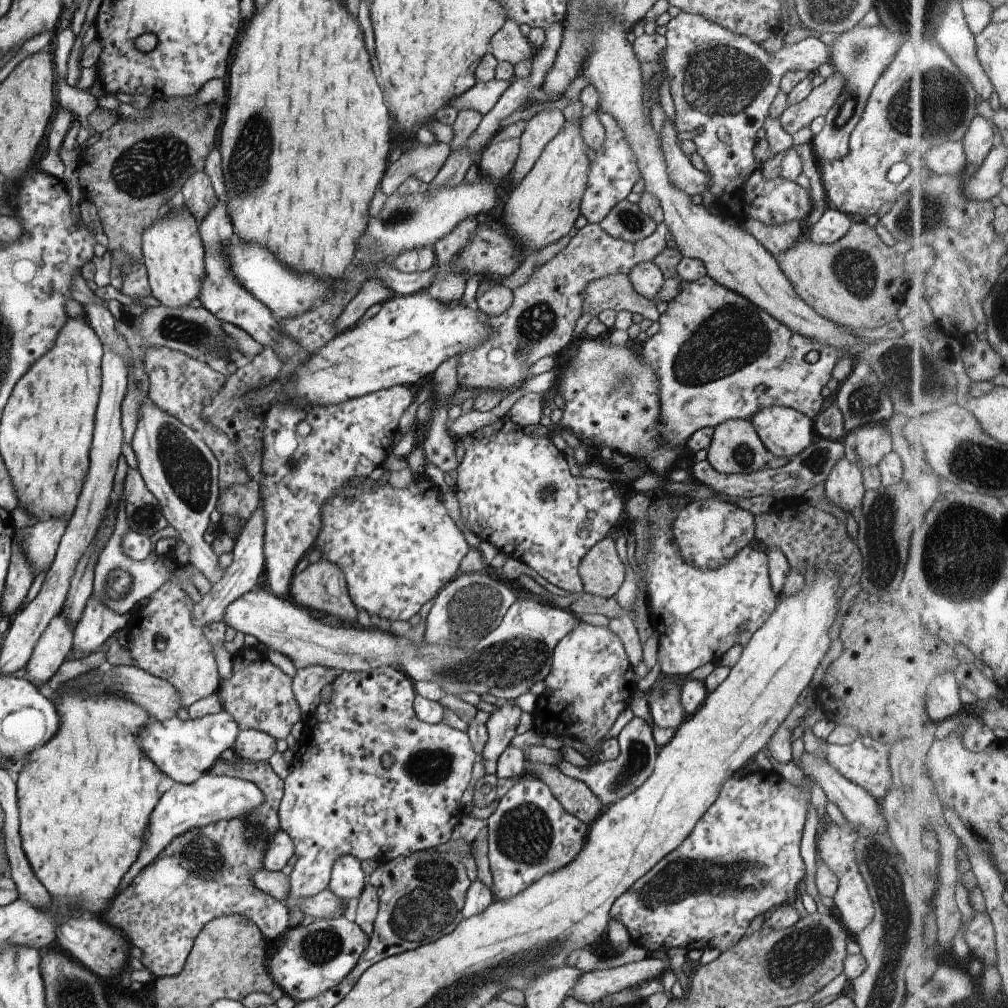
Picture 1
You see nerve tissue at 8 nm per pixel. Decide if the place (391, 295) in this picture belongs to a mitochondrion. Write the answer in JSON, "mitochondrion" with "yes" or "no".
{"mitochondrion":"no"}

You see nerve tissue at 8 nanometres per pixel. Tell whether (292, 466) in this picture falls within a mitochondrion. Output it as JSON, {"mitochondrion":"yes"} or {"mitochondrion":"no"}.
{"mitochondrion":"yes"}

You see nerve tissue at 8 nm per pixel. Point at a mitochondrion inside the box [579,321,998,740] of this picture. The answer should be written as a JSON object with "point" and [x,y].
{"point":[908,375]}

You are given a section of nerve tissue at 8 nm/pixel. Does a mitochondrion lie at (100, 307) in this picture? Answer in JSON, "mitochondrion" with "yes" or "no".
{"mitochondrion":"no"}

